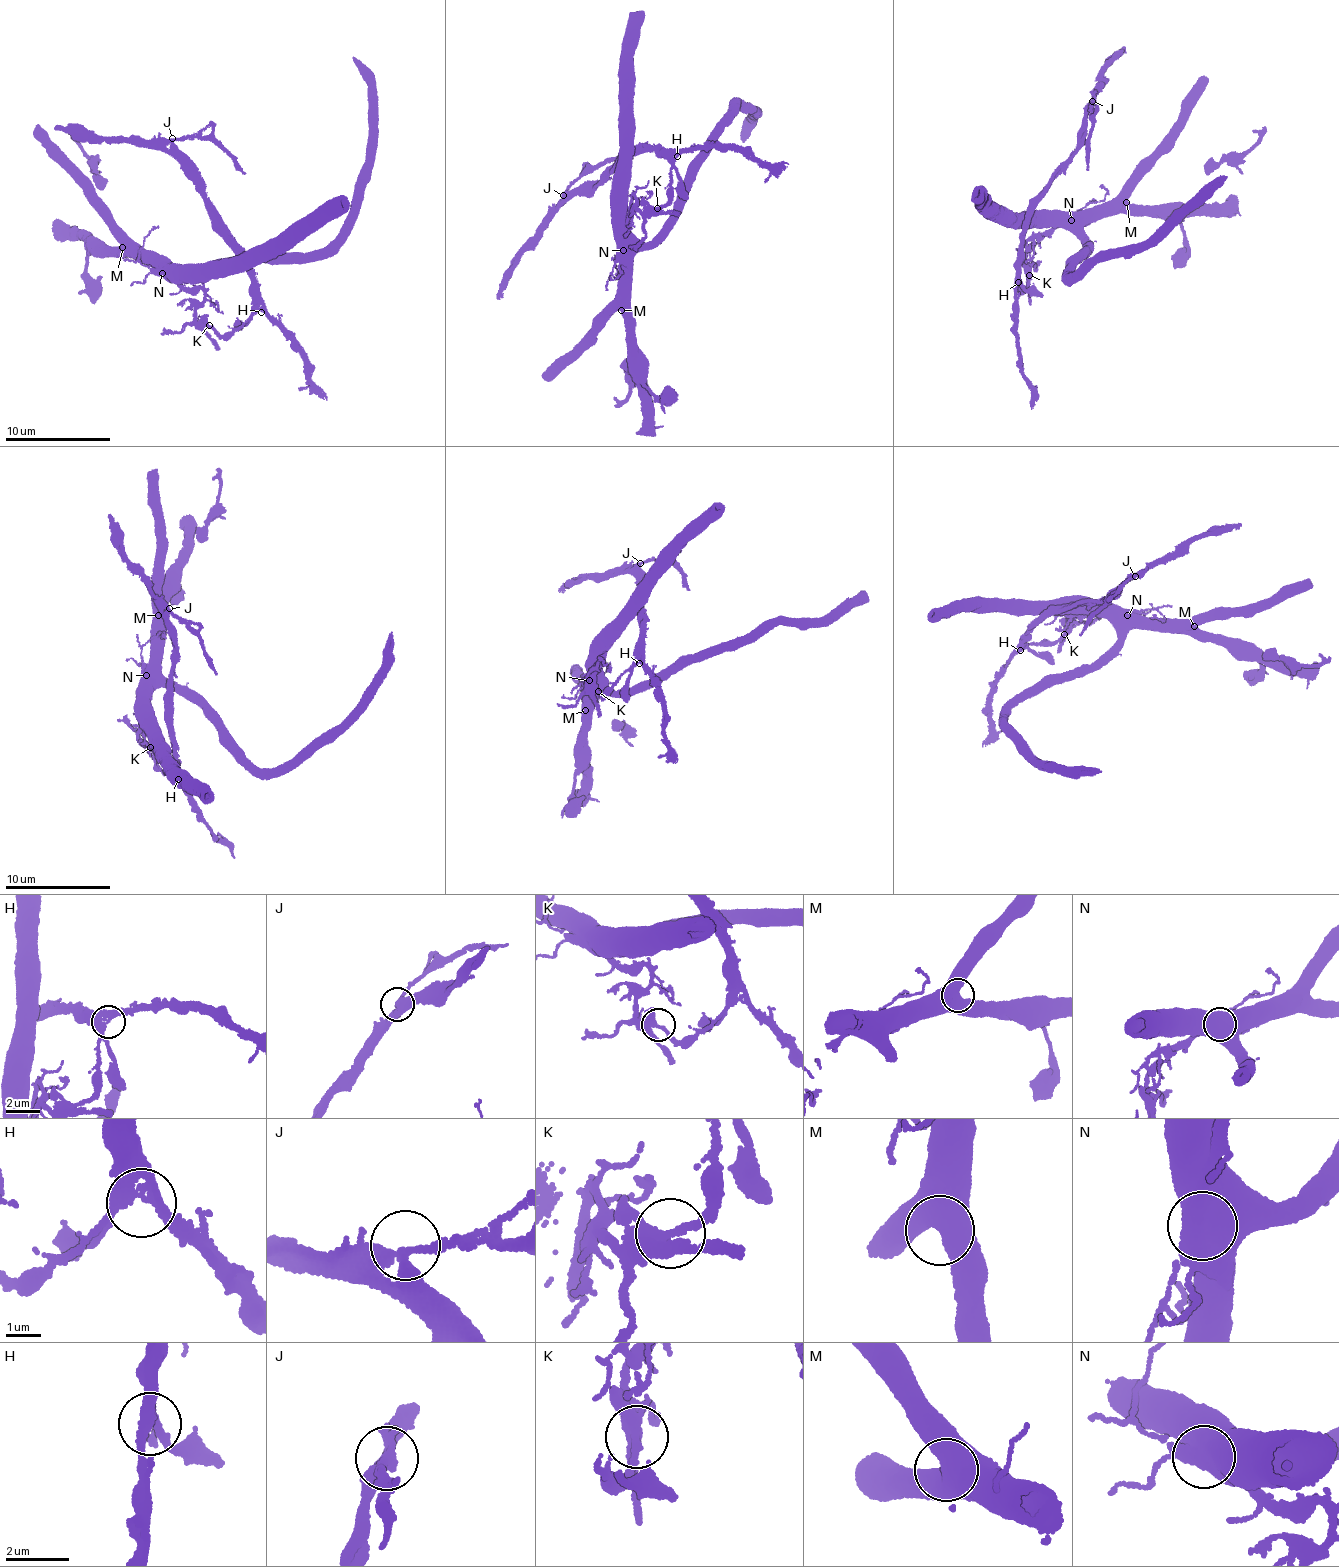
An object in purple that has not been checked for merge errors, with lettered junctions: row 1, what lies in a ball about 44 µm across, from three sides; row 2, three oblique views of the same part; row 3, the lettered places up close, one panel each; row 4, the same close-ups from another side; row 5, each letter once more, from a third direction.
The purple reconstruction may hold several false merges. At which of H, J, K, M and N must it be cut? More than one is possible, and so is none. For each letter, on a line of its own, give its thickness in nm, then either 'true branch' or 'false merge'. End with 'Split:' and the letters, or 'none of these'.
H: 240 nm | true branch
J: 360 nm | true branch
K: 340 nm | false merge
M: 850 nm | true branch
N: 1000 nm | false merge
Split: K, N

